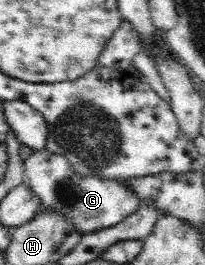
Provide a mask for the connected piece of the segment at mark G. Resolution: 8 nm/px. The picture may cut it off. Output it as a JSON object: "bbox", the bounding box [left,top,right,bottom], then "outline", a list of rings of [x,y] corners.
{"bbox":[23,149,141,235],"outline":[[[46,149],[34,152],[23,163],[23,182],[41,199],[41,205],[65,215],[81,235],[114,227],[138,211],[141,201],[132,190],[128,190],[128,186],[118,180],[100,179],[94,174],[76,174],[66,158],[54,155]]]}

